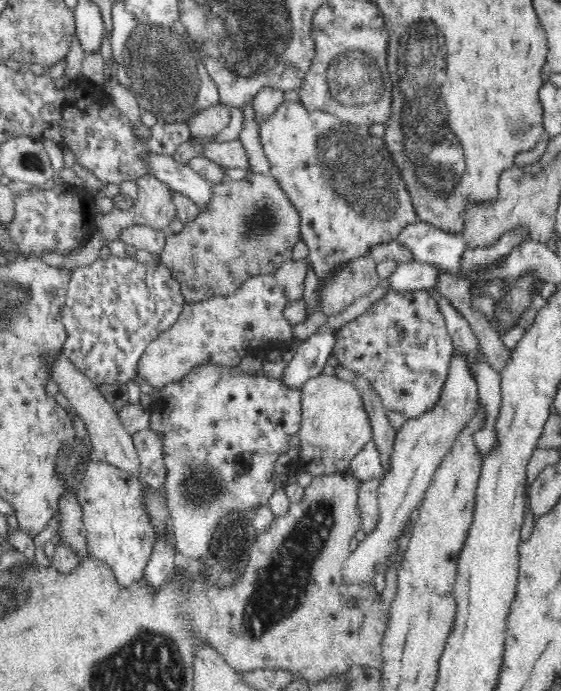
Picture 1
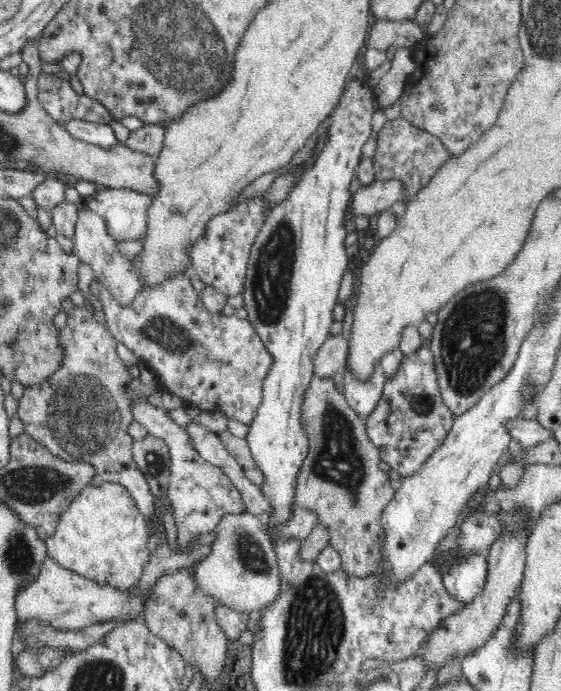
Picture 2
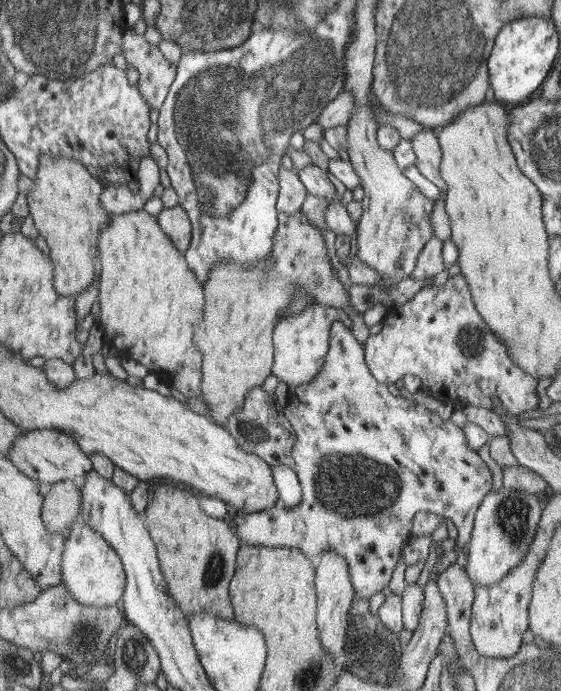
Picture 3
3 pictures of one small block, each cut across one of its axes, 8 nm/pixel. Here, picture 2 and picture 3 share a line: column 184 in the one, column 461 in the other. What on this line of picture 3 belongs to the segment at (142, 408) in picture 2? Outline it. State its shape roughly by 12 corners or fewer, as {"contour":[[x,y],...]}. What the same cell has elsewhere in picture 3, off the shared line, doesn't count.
{"contour":[[341,321],[282,414],[301,498],[223,520],[387,586],[413,514],[469,542],[491,473]]}

